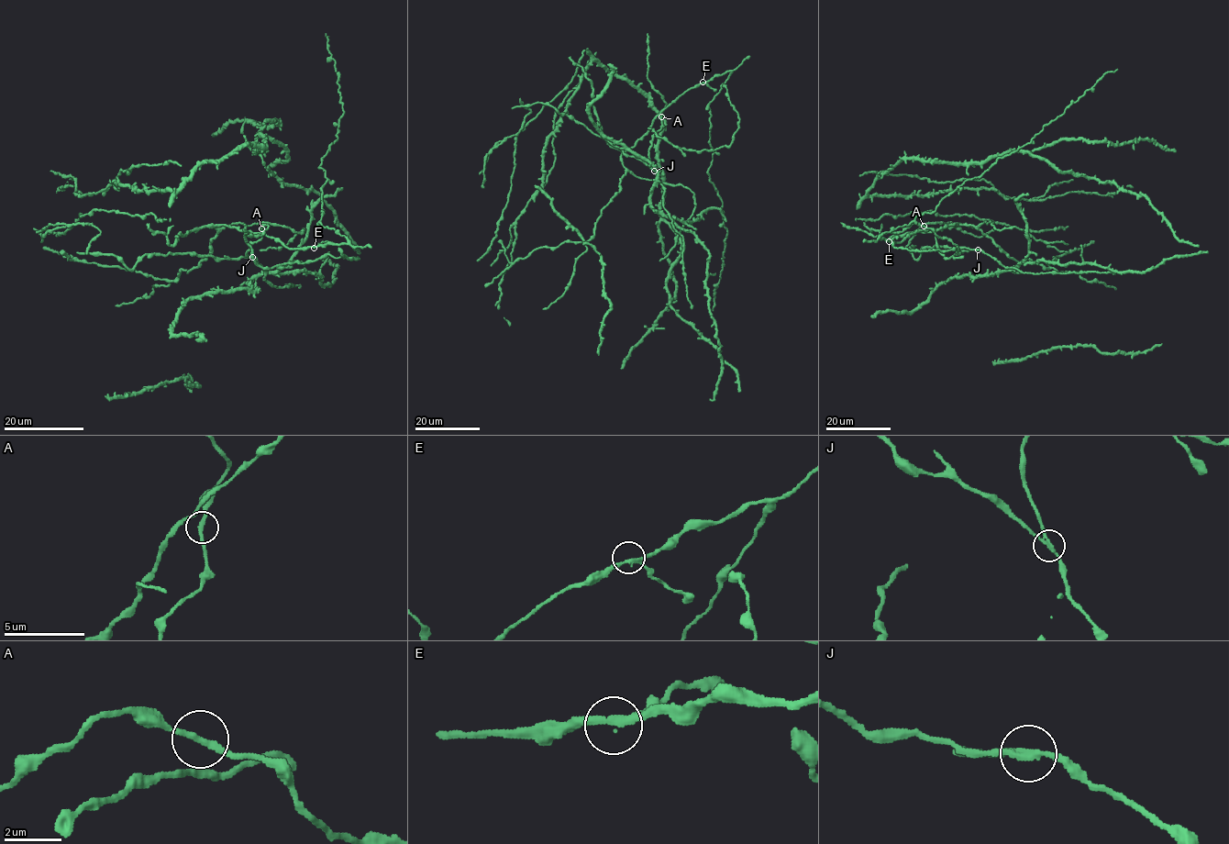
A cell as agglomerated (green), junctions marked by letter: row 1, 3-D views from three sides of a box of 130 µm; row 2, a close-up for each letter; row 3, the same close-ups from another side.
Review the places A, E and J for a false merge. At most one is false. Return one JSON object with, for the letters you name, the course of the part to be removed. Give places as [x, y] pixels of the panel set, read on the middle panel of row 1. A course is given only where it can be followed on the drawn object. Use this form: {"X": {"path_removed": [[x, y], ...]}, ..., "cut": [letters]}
{"J": {"path_removed": [[654, 170], [544, 103], [512, 108]]}, "cut": ["J"]}

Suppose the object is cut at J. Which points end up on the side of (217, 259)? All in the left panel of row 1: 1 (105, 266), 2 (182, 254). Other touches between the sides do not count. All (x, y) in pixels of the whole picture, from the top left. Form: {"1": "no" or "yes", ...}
{"1": "no", "2": "yes"}

